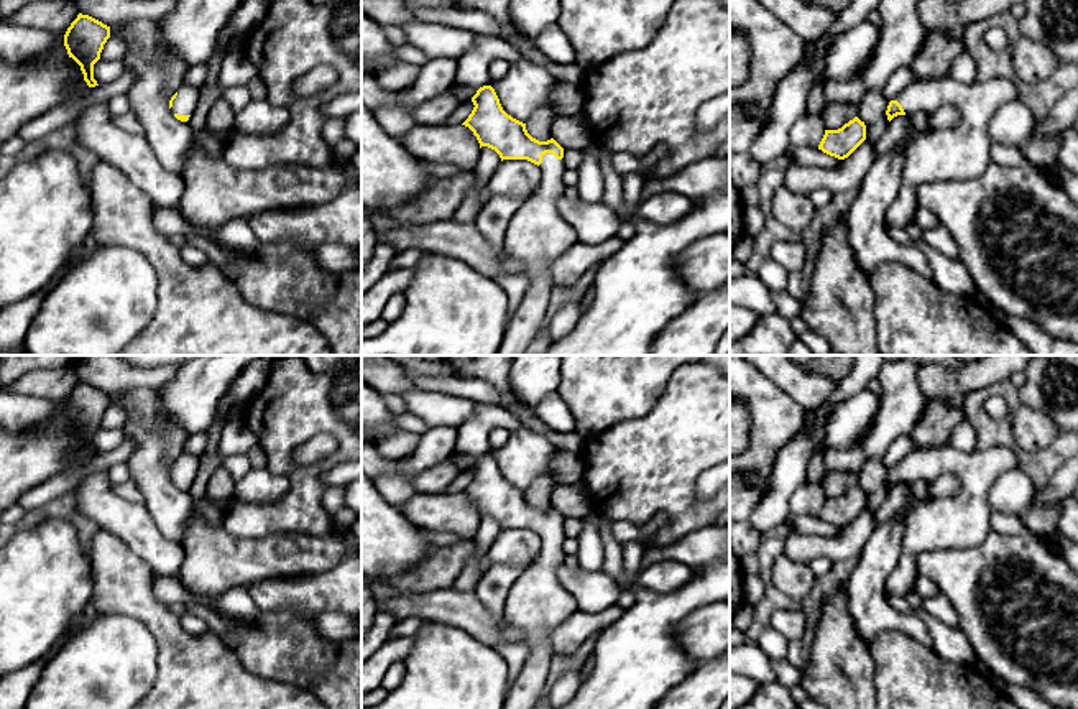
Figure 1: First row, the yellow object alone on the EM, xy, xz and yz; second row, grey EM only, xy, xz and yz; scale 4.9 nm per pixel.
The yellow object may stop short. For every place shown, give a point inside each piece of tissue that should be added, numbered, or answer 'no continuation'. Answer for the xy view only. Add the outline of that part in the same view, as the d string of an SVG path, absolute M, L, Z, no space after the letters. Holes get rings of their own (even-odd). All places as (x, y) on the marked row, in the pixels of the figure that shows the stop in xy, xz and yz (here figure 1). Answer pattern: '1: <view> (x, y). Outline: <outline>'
1: xy (186, 101). Outline: M182 84L177 89L177 95L173 100L171 114L179 114L179 115L192 115L196 112L196 107L199 104L200 92L196 87L191 87L187 84Z

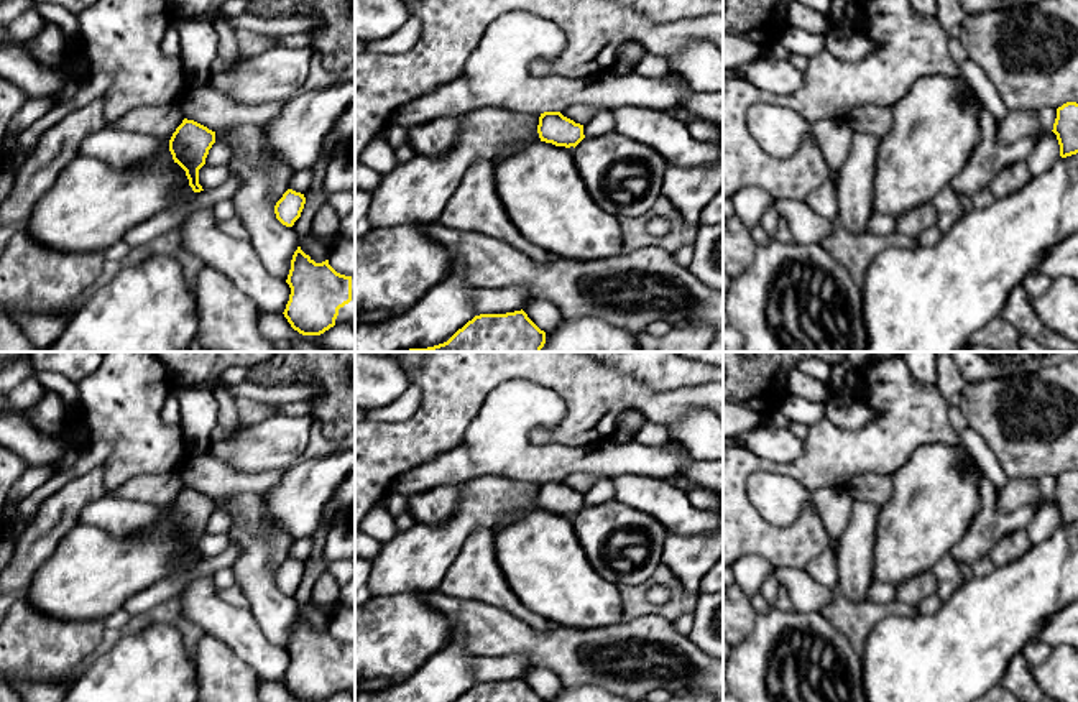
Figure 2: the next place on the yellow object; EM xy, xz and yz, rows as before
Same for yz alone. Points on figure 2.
no continuation

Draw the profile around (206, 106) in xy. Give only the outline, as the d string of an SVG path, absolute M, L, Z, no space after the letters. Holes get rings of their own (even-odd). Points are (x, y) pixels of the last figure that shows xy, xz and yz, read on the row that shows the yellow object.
M209 81L200 87L189 89L177 105L184 118L194 120L212 132L220 132L233 125L263 127L283 110L284 102L237 104Z

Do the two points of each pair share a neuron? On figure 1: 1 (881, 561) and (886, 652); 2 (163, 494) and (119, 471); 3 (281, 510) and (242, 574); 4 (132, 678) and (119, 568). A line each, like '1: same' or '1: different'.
1: different
2: different
3: different
4: different

